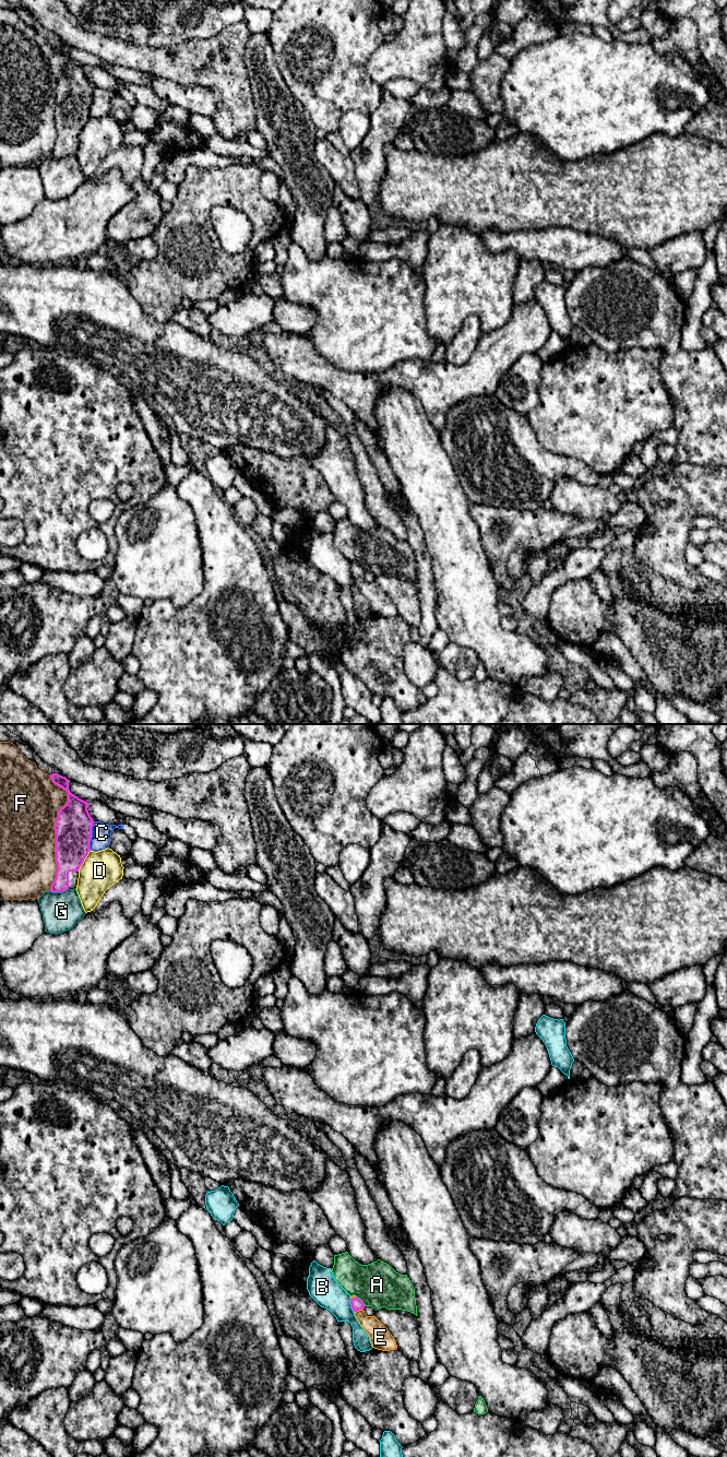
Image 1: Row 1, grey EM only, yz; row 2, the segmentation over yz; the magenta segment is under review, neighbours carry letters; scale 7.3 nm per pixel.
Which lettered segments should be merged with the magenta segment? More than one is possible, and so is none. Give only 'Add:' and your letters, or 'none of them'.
Add: E

